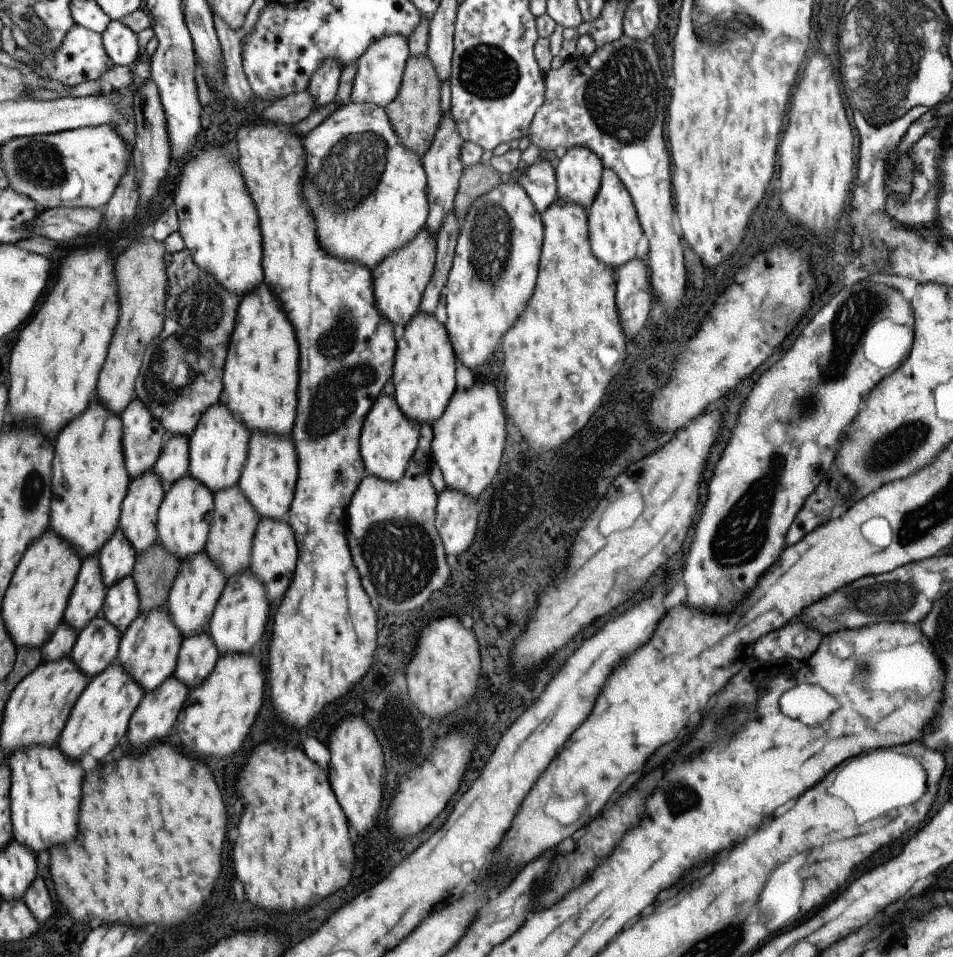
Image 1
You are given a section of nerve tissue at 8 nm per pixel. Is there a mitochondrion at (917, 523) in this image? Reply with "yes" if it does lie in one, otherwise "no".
yes

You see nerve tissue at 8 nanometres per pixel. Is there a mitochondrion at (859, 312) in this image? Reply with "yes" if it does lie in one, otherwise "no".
yes

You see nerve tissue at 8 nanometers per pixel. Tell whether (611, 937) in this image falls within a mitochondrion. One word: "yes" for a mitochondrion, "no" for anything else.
no

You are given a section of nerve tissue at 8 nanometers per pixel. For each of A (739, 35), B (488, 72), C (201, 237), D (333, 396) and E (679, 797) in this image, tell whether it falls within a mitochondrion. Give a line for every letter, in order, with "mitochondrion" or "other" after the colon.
A: mitochondrion
B: mitochondrion
C: other
D: mitochondrion
E: mitochondrion

